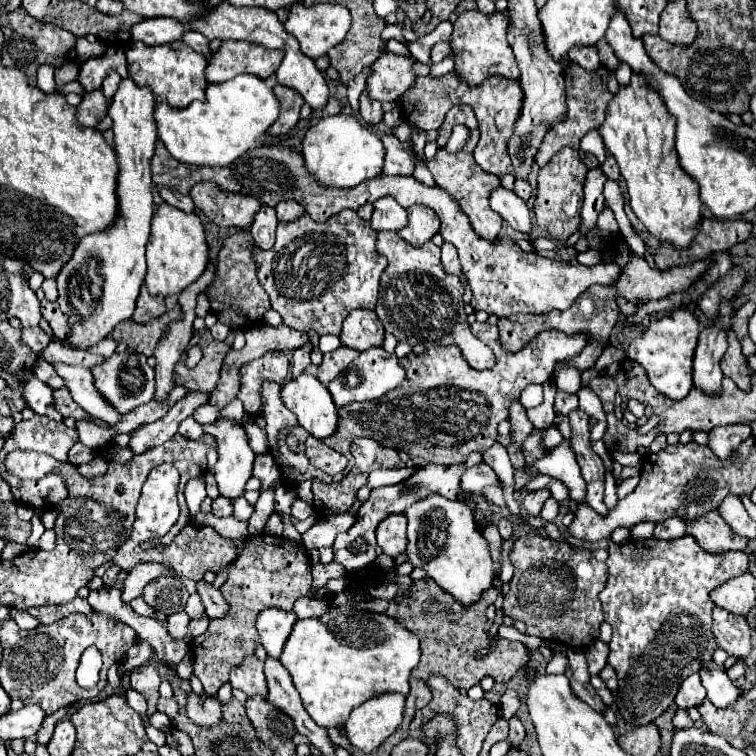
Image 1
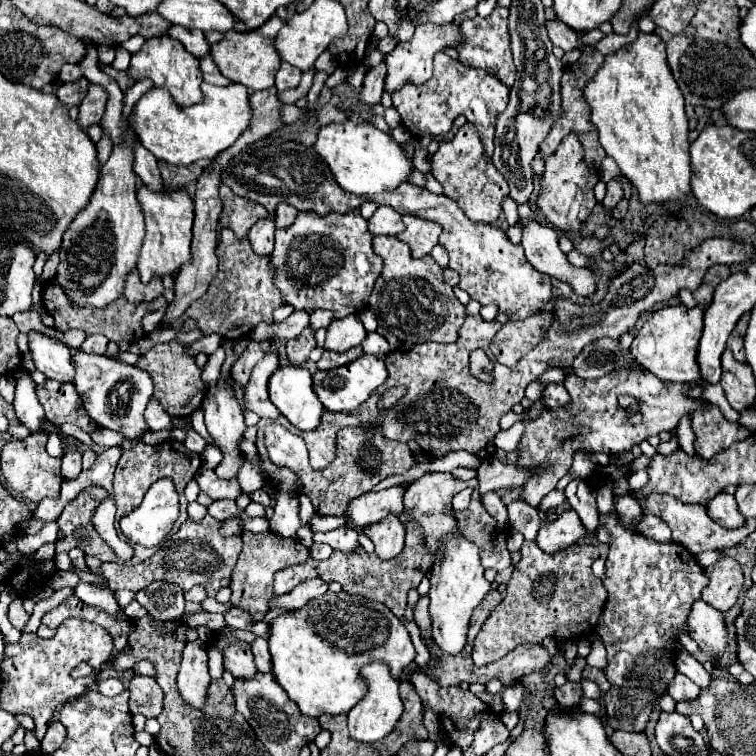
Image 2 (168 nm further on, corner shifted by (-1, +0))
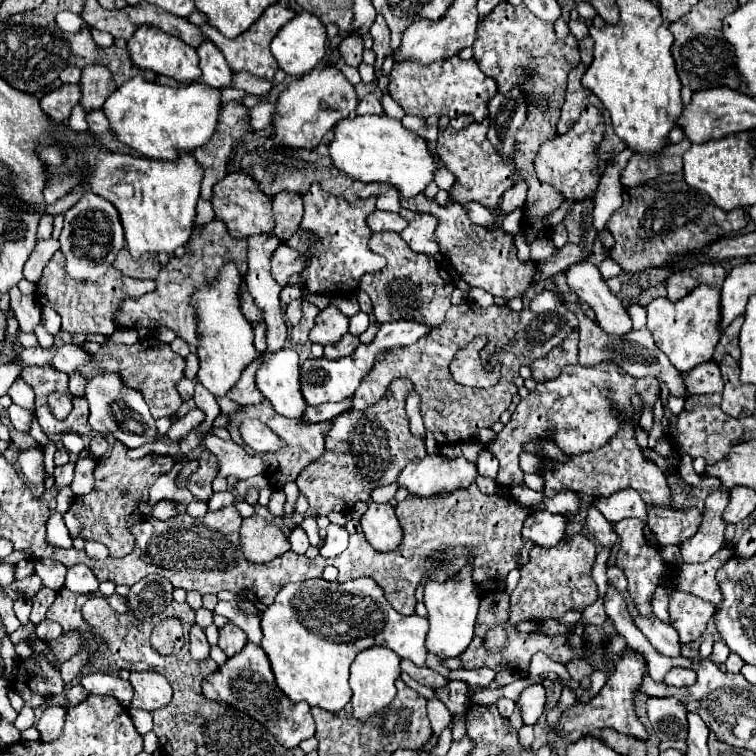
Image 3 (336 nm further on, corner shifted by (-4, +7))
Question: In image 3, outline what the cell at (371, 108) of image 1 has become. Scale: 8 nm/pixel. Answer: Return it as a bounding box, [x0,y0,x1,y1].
[369,13,391,67]

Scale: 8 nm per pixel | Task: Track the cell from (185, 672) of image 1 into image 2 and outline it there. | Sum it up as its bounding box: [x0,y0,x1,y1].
[178,640,208,710]

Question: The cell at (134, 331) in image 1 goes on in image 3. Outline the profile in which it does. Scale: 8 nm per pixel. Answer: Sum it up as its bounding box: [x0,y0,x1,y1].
[35,253,155,335]

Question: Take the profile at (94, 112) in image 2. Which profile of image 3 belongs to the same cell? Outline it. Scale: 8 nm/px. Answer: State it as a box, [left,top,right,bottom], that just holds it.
[81,65,115,111]

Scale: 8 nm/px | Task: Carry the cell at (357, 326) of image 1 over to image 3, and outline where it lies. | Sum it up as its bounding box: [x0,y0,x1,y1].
[309,305,349,345]

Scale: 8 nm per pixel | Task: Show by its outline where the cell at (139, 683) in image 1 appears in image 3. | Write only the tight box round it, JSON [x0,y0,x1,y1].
[129,671,171,711]

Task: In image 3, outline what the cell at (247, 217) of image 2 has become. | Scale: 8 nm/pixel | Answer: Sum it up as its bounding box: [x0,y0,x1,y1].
[211,173,273,239]

